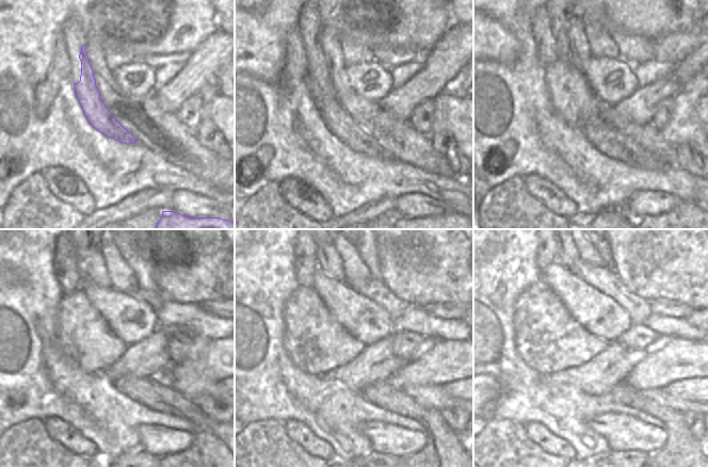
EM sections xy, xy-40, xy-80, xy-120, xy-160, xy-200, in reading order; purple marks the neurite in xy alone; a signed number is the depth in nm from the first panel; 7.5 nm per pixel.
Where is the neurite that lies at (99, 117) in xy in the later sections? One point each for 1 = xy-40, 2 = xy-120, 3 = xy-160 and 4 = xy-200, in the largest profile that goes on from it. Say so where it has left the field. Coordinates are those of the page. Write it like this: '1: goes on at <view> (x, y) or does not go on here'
1: goes on at xy-40 (340, 122)
2: goes on at xy-120 (148, 391)
3: goes on at xy-160 (443, 446)
4: goes on at xy-200 (680, 446)

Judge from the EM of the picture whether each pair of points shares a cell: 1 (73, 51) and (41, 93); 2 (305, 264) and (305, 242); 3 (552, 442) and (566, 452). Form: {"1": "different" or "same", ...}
{"1": "same", "2": "same", "3": "same"}

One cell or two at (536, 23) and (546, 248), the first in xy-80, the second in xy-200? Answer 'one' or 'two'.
one

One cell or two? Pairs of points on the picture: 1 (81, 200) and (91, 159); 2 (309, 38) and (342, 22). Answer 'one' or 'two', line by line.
1: two
2: two

